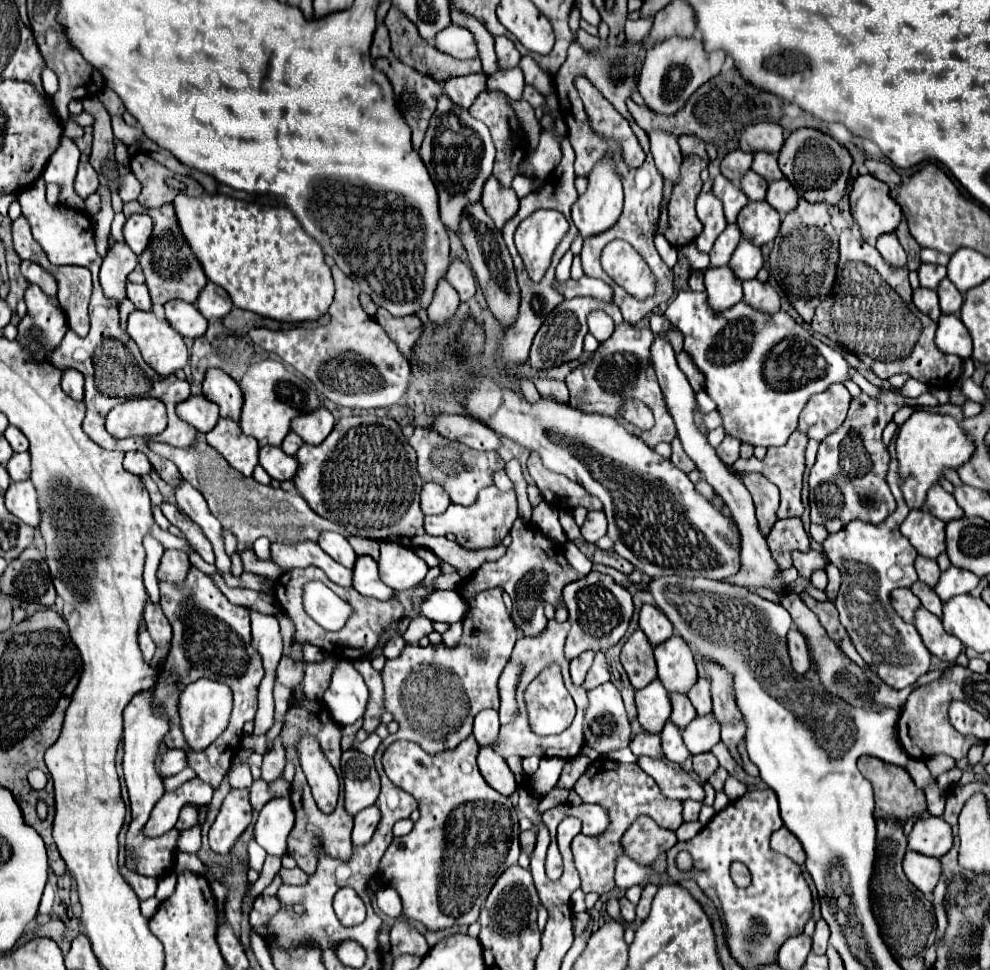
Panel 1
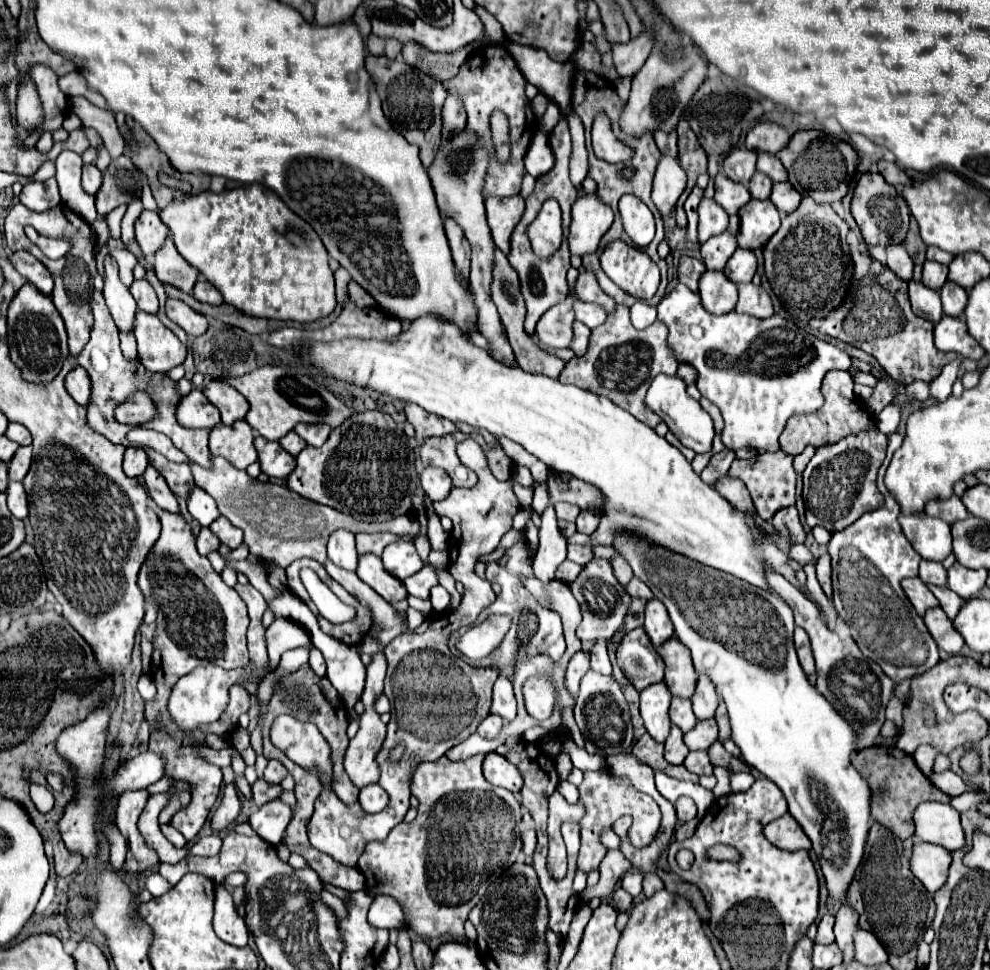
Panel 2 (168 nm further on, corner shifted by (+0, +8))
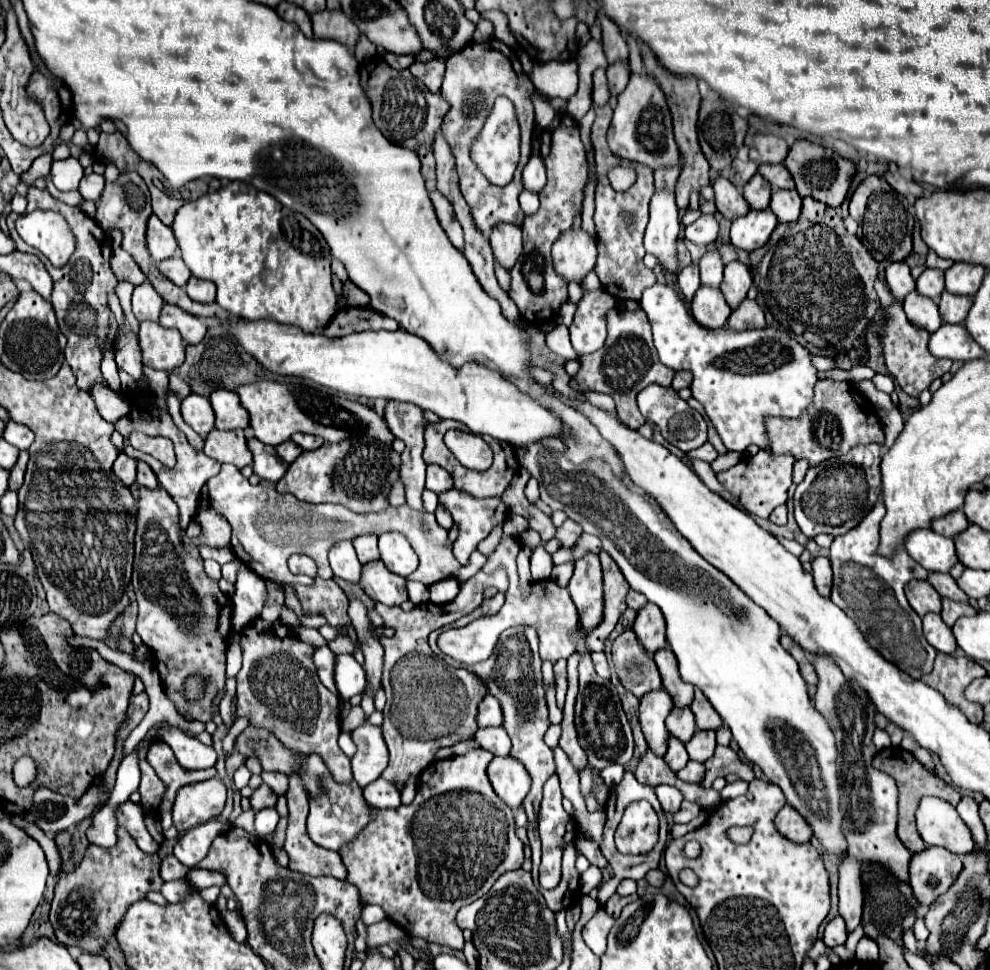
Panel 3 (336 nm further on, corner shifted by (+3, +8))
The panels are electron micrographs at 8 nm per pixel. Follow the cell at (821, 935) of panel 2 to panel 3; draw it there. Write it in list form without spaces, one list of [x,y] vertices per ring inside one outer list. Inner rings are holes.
[[[836,917],[836,919],[832,919],[832,921],[826,925],[824,943],[826,943],[828,947],[844,945],[844,943],[846,943],[846,937],[848,937],[848,931],[846,931],[846,923],[844,923],[842,917]]]

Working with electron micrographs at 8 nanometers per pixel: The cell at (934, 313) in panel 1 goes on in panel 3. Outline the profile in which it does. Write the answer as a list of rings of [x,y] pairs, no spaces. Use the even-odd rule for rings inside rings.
[[[916,291],[910,293],[904,299],[904,313],[906,313],[906,317],[908,317],[908,321],[912,325],[922,327],[928,333],[934,333],[942,325],[942,317],[938,313],[938,305],[934,301],[930,301],[930,299],[924,299]]]

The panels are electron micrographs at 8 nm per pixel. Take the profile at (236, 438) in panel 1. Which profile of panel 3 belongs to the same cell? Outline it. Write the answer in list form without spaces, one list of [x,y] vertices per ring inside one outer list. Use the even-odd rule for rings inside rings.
[[[242,429],[236,431],[210,431],[206,437],[204,453],[220,463],[232,463],[238,469],[252,463],[252,453],[246,445],[246,437]]]

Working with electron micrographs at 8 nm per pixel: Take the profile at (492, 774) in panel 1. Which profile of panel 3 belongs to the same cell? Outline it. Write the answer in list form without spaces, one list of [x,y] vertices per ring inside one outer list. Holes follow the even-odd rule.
[[[494,757],[488,767],[488,777],[496,795],[504,803],[508,803],[512,809],[522,807],[522,801],[532,785],[532,779],[522,763],[514,761],[512,757]]]

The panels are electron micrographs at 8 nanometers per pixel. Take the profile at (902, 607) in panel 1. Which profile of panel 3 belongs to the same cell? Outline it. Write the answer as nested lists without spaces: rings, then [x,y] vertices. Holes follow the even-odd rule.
[[[910,581],[906,585],[906,597],[910,607],[924,617],[926,613],[940,613],[942,609],[942,597],[928,581]]]

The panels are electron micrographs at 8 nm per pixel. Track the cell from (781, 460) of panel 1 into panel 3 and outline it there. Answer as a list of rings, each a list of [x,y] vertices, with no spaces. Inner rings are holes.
[[[760,449],[756,455],[752,457],[744,457],[738,465],[730,467],[728,471],[718,473],[718,481],[732,493],[738,497],[740,505],[744,507],[746,513],[754,515],[754,517],[762,517],[768,519],[770,513],[778,507],[784,505],[788,499],[788,487],[792,485],[792,465],[794,465],[794,457],[790,455],[774,455],[768,449]]]

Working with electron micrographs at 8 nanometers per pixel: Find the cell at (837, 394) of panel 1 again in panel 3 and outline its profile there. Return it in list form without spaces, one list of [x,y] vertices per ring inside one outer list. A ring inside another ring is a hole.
[[[824,379],[816,383],[812,405],[800,417],[766,417],[764,425],[770,441],[770,451],[774,455],[786,453],[796,459],[806,459],[810,467],[830,457],[842,457],[856,445],[884,445],[884,431],[876,415],[876,407],[850,383],[834,379]]]

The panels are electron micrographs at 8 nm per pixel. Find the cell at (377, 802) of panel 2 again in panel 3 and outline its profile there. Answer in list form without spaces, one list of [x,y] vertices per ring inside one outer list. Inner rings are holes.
[[[380,777],[364,787],[364,799],[368,801],[370,807],[390,809],[400,805],[400,791],[394,787],[394,783]]]

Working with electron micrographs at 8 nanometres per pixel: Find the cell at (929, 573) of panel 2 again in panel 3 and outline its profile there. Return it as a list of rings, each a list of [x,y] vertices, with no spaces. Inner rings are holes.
[[[930,573],[928,575],[928,583],[934,585],[934,589],[948,599],[960,601],[960,603],[968,603],[968,595],[960,591],[960,587],[956,585],[956,581],[952,579],[952,575],[938,575],[938,573]]]

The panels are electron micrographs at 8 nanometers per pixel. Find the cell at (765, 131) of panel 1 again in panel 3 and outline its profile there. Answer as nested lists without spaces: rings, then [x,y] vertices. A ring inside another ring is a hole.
[[[756,135],[750,145],[750,159],[758,165],[764,163],[784,163],[788,155],[788,145],[784,139],[774,135]]]

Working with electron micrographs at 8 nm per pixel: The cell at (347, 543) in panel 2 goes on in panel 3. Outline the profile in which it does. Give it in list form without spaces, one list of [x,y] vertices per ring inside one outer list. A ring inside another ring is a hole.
[[[352,541],[336,543],[330,549],[330,567],[334,571],[334,577],[344,579],[346,583],[358,583],[360,581],[362,565],[360,565],[360,561],[356,557]]]

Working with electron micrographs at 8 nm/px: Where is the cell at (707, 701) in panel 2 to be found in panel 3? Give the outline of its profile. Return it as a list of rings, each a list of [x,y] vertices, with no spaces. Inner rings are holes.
[[[696,691],[696,697],[694,697],[690,709],[696,715],[698,729],[716,731],[718,727],[722,727],[722,719],[718,719],[718,715],[714,715],[714,707],[710,707],[710,703],[706,703],[706,697],[700,691]]]

